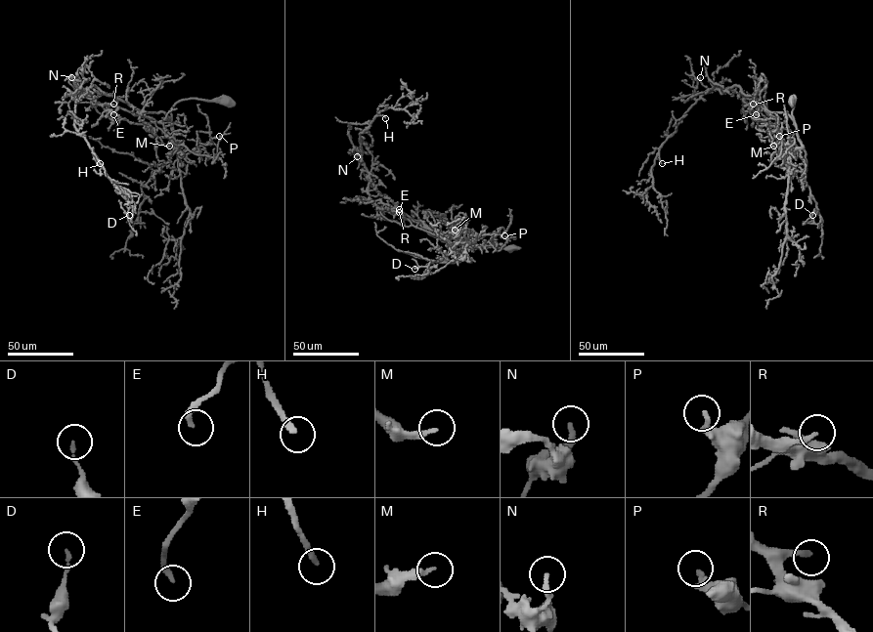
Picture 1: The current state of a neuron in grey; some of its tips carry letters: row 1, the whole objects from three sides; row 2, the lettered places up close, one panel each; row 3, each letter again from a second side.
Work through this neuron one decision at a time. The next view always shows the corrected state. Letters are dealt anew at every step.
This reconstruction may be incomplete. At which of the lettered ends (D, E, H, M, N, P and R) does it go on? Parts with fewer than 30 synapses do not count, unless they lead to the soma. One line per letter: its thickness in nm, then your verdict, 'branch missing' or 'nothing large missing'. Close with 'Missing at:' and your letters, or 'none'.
D: 150 nm thick; nothing large missing
E: 240 nm thick; branch missing
H: 220 nm thick; branch missing
M: 200 nm thick; nothing large missing
N: 220 nm thick; nothing large missing
P: 190 nm thick; nothing large missing
R: 200 nm thick; branch missing
Missing at: E, H, R

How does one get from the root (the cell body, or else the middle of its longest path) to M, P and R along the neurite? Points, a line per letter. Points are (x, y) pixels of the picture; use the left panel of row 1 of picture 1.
M: (227, 102), (195, 99), (179, 101), (170, 110), (173, 140), (178, 147), (168, 138), (155, 139), (169, 146)
P: (227, 102), (181, 100), (170, 110), (173, 140), (178, 147), (184, 145), (196, 153), (216, 157), (219, 136)
R: (227, 102), (179, 100), (171, 120), (94, 86), (82, 91), (99, 105), (113, 104)

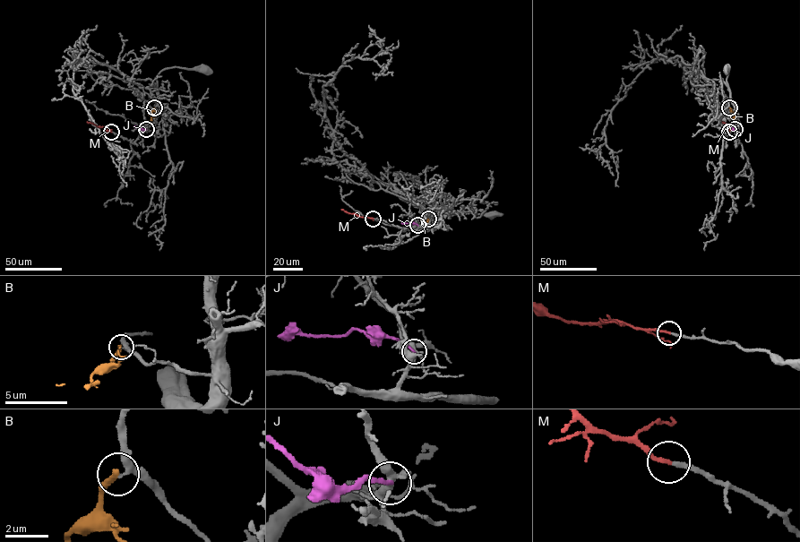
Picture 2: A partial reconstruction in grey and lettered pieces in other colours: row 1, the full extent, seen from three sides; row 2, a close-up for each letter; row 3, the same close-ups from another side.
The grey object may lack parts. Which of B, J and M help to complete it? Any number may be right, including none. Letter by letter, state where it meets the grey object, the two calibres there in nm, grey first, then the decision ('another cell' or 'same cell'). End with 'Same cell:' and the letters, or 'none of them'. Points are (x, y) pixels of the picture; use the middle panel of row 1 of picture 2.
B: meets grey at (428, 219); 240 nm thick on the grey side, 280 nm on the other; another cell
J: meets grey at (417, 225); 320 nm thick on the grey side, 200 nm on the other; another cell
M: meets grey at (373, 219); 200 nm thick on the grey side, 200 nm on the other; same cell
Same cell: M

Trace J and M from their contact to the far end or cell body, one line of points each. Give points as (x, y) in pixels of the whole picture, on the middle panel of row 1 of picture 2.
J: (417, 225), (401, 223)
M: (373, 218), (357, 216), (341, 209)

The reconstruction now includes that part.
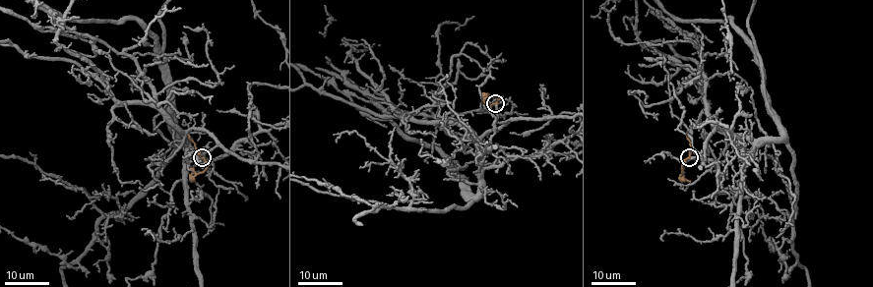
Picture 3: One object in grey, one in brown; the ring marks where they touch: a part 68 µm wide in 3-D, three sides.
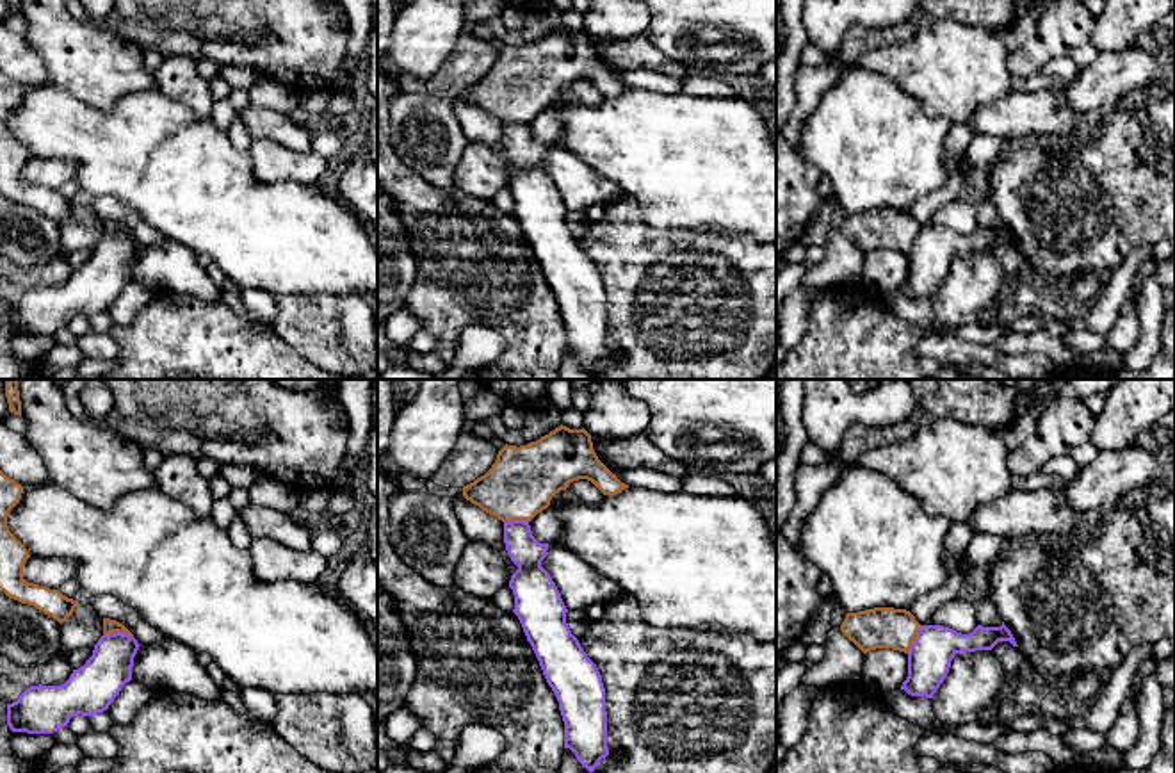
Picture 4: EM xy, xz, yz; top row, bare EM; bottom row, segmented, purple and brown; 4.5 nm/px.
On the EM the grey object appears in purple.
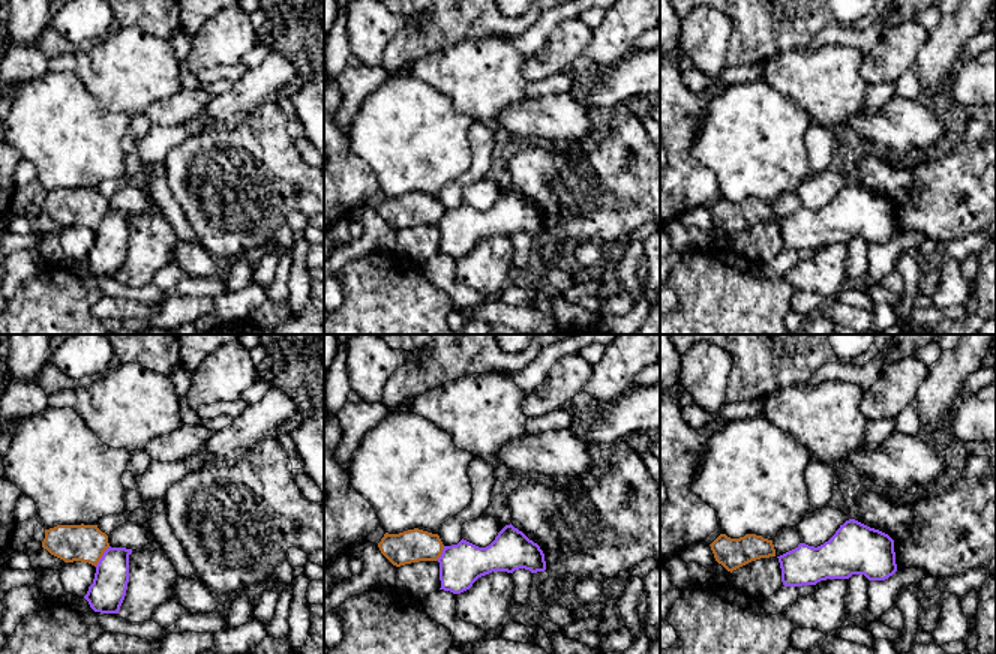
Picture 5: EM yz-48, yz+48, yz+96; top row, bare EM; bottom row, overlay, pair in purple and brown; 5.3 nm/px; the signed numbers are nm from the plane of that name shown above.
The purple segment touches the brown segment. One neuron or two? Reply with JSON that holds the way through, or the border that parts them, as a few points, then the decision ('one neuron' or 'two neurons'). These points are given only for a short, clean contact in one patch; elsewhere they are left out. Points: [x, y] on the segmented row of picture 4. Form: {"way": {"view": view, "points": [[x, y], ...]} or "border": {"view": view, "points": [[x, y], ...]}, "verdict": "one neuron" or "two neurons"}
{"border": {"view": "xy", "points": [[104, 633], [127, 633], [132, 638]]}, "verdict": "two neurons"}

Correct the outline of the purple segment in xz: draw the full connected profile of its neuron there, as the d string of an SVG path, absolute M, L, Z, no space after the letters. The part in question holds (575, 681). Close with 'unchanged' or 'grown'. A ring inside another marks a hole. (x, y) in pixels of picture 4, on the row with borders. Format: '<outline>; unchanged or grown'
M504 522L504 543L518 570L511 575L509 588L515 595L513 613L518 616L527 641L531 643L543 675L552 688L564 721L564 748L570 748L577 761L589 773L609 755L605 688L596 664L588 657L579 639L566 623L566 606L550 574L541 566L548 543L539 543L529 522Z; unchanged

